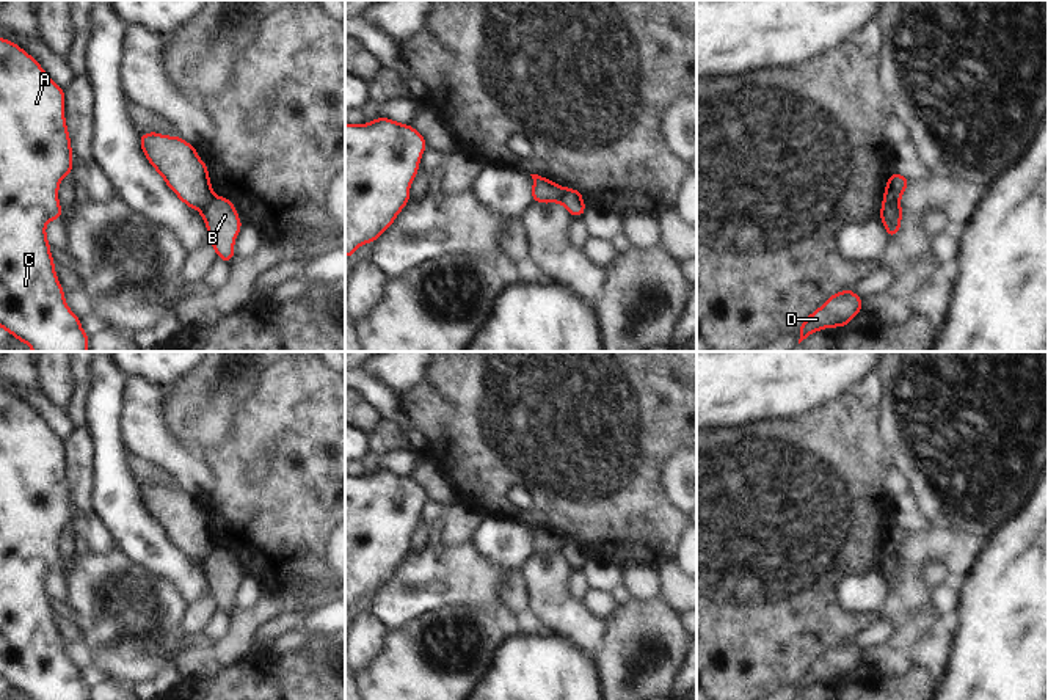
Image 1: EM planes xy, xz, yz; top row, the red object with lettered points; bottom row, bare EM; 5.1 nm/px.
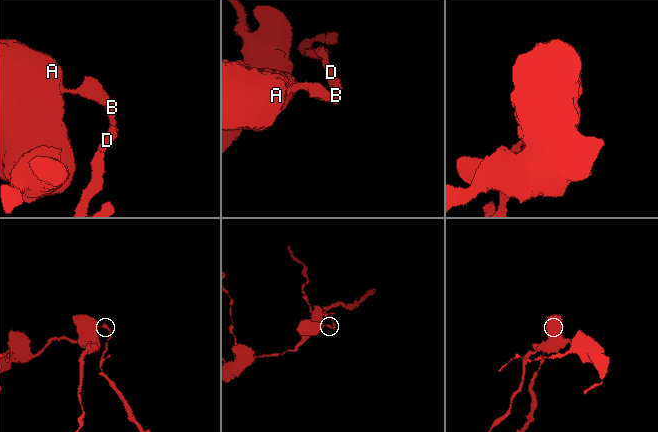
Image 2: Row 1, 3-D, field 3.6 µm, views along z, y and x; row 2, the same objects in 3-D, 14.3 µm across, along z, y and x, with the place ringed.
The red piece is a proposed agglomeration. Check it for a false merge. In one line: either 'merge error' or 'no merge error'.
merge error

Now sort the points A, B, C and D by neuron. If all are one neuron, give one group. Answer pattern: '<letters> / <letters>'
A C / B D

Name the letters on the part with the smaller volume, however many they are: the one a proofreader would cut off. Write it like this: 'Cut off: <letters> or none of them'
Cut off: B, D

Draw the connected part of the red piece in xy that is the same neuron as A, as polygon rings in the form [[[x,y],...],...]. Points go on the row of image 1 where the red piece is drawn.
[[[0,38],[0,326],[33,352],[88,352],[89,336],[82,330],[80,317],[64,301],[66,293],[55,275],[45,237],[45,223],[63,217],[58,187],[74,168],[72,155],[64,121],[64,88],[24,49]]]

